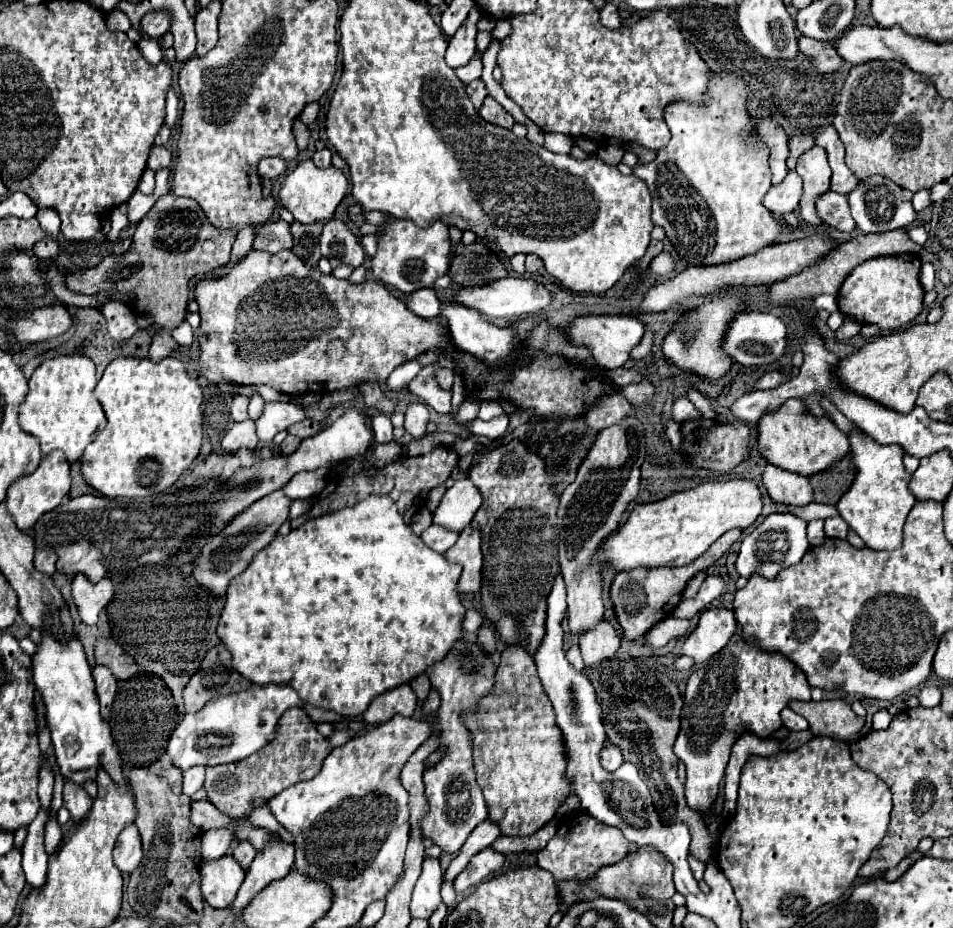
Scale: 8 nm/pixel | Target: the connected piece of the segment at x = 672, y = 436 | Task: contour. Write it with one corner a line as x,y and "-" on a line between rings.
674,419
666,421
666,437
674,449
680,447
680,425

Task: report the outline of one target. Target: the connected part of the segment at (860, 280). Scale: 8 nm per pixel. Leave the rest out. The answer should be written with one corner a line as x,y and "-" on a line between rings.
916,253
874,257
858,265
838,293
838,307
858,323
872,323
880,329
900,329
910,325
924,311
924,289
920,285
922,261

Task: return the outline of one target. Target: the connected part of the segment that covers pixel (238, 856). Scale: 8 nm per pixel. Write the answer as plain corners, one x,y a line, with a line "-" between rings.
240,841
238,845
236,845
236,849
234,849
234,859
240,863
240,867
244,869
244,871
248,871
250,869
250,863
254,861
254,855
256,855
256,849
248,843
248,841

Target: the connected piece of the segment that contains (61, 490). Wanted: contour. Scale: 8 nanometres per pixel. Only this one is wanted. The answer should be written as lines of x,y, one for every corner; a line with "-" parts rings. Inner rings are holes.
54,451
42,459
42,463
38,465
38,469
32,475
18,479
8,489
6,509
8,509
10,517
14,519
14,523
18,525
18,529
28,533
34,529
34,525
36,525
38,517
42,517
42,513
48,513
60,505
60,501
68,495
68,491
70,491
70,465
62,451

